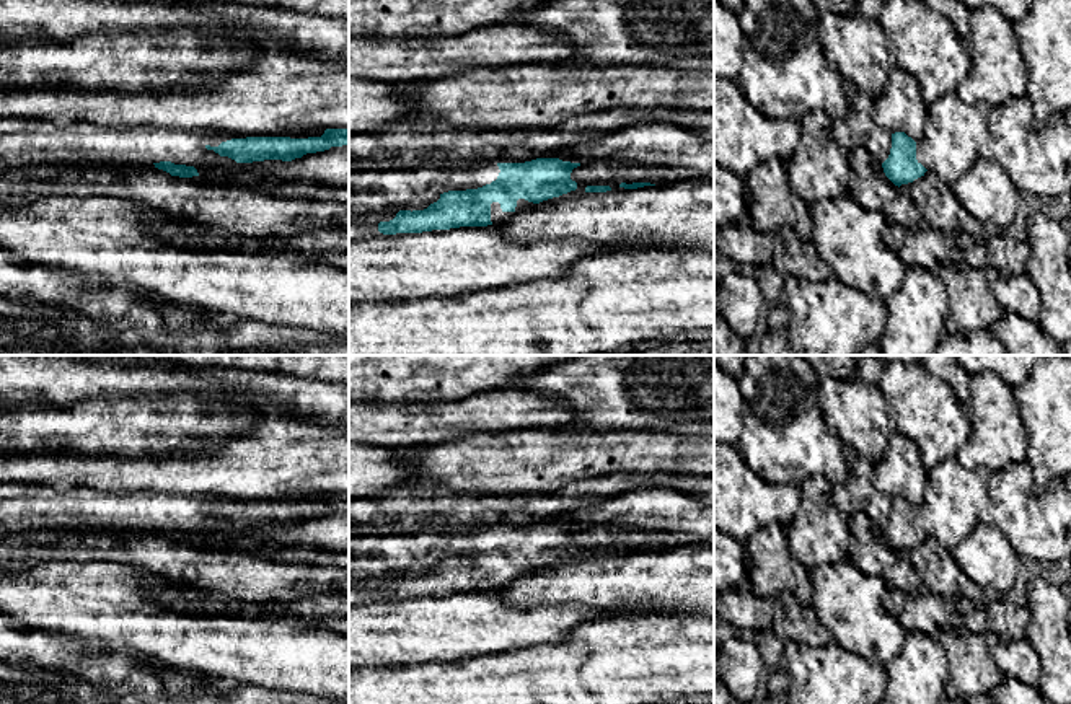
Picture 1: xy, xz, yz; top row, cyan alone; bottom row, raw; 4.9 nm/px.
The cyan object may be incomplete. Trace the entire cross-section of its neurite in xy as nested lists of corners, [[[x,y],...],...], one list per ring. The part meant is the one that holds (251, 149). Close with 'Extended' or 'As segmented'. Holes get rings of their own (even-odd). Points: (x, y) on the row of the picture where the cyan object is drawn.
[[[326,129],[321,137],[290,139],[290,137],[246,137],[222,142],[218,147],[205,145],[220,156],[228,156],[236,163],[253,163],[264,160],[292,161],[306,153],[329,150],[331,147],[349,145],[347,129]]]. As segmented

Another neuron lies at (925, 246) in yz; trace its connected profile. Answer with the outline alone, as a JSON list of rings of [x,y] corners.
[[[887,223],[882,231],[884,243],[906,264],[932,271],[936,266],[962,267],[967,264],[960,249],[960,240],[939,233],[928,223],[906,228]]]

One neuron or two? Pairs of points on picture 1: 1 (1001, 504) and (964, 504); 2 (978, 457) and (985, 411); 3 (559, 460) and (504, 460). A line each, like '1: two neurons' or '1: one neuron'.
1: two neurons
2: one neuron
3: one neuron

